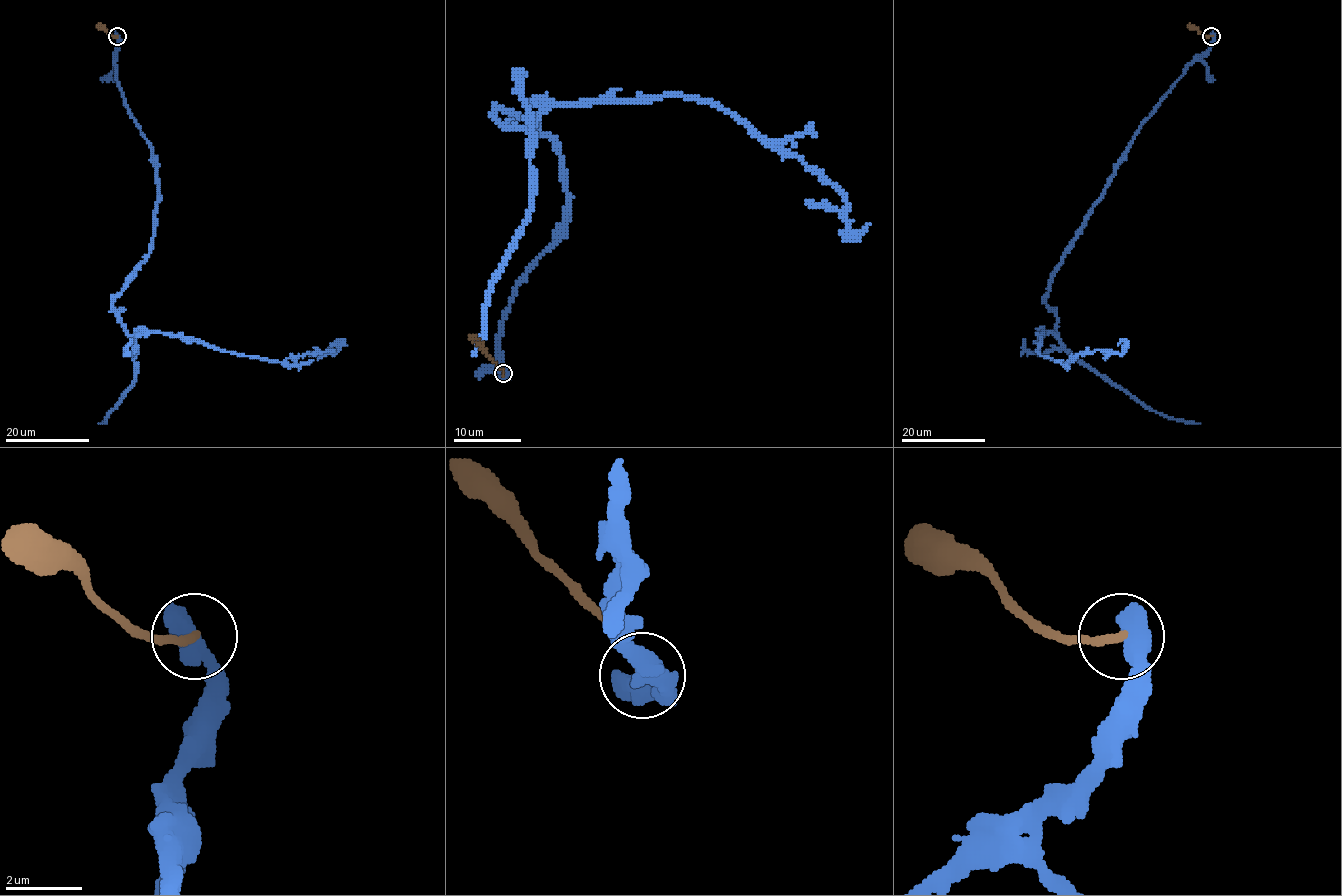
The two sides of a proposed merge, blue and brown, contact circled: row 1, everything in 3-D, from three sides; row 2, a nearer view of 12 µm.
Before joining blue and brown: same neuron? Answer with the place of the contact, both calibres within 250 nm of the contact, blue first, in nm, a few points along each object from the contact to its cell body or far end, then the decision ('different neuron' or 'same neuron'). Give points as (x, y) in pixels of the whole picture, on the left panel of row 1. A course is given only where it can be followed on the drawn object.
at (117, 36); 700 nm thick on the blue side, 240 nm on the other; blue runs (118, 36), (118, 85), (151, 150), (158, 187), (150, 252), (111, 306), (123, 328), (283, 362), (346, 346); brown runs (118, 36), (111, 36), (97, 25); different neuron

